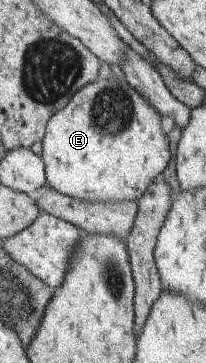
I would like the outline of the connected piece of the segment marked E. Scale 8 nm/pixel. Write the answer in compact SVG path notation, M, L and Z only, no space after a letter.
M114 76L88 84L53 115L42 149L48 183L64 195L89 202L138 201L172 161L170 137L162 129L162 114L127 79Z

